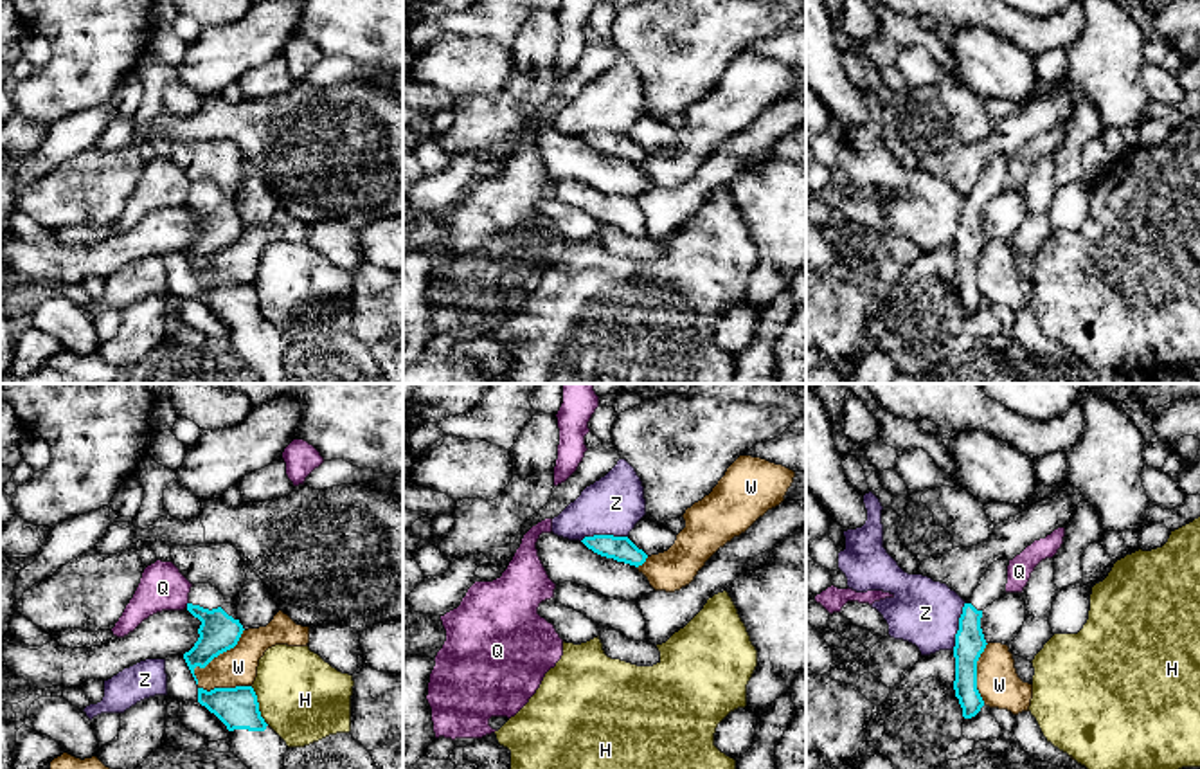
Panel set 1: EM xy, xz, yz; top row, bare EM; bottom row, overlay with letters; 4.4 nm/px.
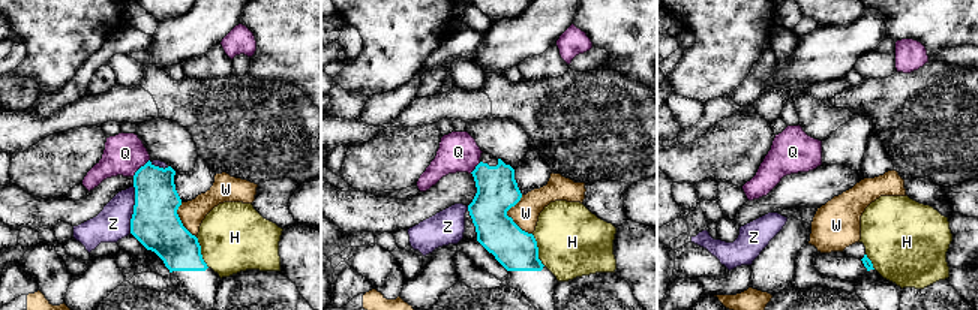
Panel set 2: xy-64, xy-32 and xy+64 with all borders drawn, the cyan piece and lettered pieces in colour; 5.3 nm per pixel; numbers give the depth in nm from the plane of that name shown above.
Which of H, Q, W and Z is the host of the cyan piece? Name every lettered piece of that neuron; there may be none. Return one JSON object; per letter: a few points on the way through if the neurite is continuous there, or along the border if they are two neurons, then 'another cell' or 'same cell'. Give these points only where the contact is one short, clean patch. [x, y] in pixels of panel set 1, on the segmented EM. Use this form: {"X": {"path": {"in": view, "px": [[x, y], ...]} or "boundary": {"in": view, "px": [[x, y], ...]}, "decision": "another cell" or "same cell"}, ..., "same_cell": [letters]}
{"H": {"boundary": {"in": "xy", "px": [[250, 687], [259, 715], [268, 724]]}, "decision": "another cell"}, "Q": {"boundary": {"in": "xy", "px": [[188, 602], [186, 607]]}, "decision": "another cell"}, "W": {"boundary": {"in": "xy", "px": [[243, 629], [232, 647], [195, 669], [197, 683]]}, "decision": "another cell"}, "Z": {"boundary": {"in": "xz", "px": [[626, 535], [585, 535], [580, 541]]}, "decision": "another cell"}, "same_cell": []}

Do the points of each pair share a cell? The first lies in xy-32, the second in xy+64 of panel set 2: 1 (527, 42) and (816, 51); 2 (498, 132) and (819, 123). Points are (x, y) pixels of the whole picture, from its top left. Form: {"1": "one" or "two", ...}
{"1": "one", "2": "one"}

